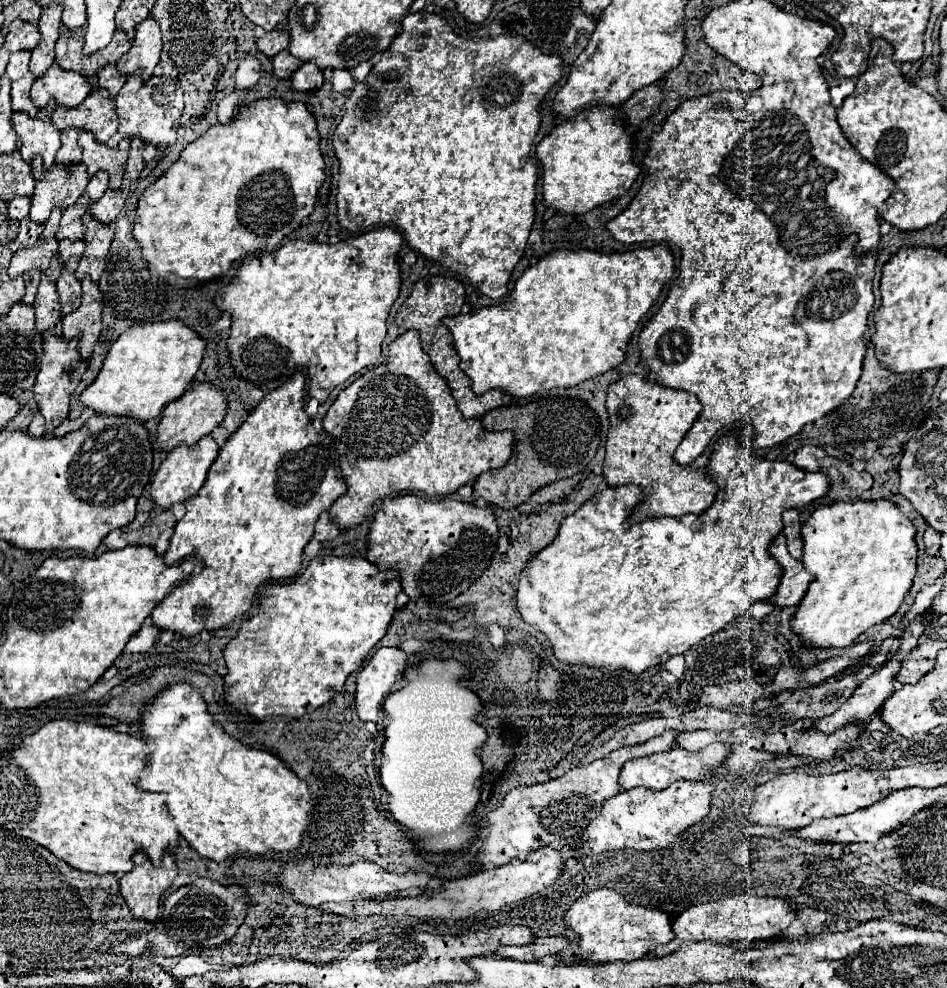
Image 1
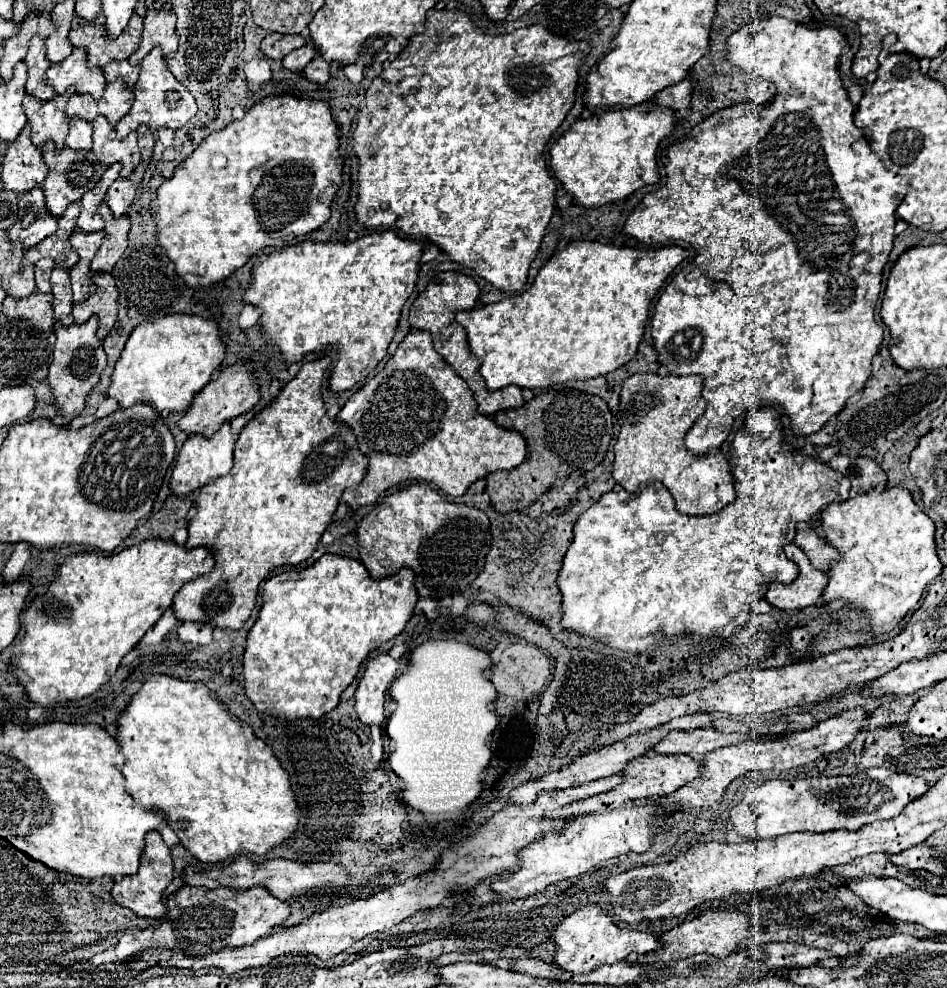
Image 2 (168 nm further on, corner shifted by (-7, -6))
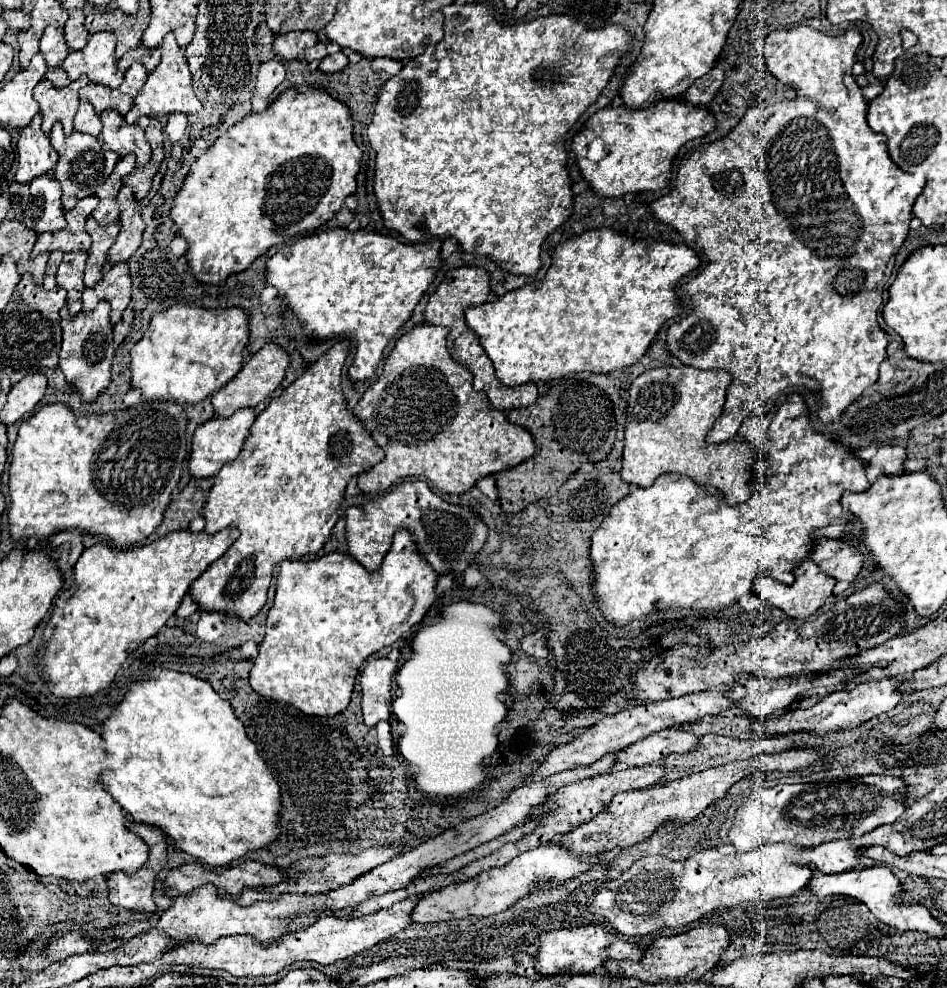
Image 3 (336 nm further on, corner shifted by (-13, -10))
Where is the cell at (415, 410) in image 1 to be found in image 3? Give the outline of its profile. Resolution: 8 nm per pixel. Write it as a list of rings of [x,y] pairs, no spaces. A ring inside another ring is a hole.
[[[420,324],[404,332],[398,338],[396,346],[390,350],[382,376],[374,384],[370,384],[362,400],[356,404],[354,414],[362,418],[366,428],[376,438],[378,446],[382,446],[382,450],[386,452],[386,458],[380,464],[370,468],[370,472],[366,470],[360,474],[358,488],[362,492],[382,494],[406,478],[426,478],[440,492],[464,494],[480,478],[518,466],[536,452],[530,432],[522,426],[508,422],[504,412],[490,408],[484,392],[474,390],[472,372],[450,358],[446,334],[446,326],[430,324]]]

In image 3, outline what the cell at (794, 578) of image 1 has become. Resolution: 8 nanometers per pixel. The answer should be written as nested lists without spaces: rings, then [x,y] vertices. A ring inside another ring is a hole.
[[[804,560],[798,570],[796,570],[796,582],[792,586],[786,586],[786,584],[780,584],[776,582],[774,578],[770,576],[758,576],[754,580],[754,592],[770,602],[772,606],[784,610],[790,618],[808,618],[812,616],[818,608],[824,606],[824,602],[832,596],[832,588],[834,588],[836,580],[830,578],[828,574],[822,574],[822,570],[818,570],[818,566],[812,562],[812,560]]]

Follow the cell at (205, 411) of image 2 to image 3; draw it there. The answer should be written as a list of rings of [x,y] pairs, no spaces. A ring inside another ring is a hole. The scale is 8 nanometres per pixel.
[[[266,344],[264,348],[260,348],[254,356],[250,356],[244,362],[244,366],[236,374],[236,378],[232,378],[226,386],[222,386],[218,392],[214,392],[210,396],[216,414],[218,416],[230,416],[230,414],[234,414],[240,408],[246,408],[246,406],[254,408],[256,404],[260,404],[262,400],[268,398],[268,394],[272,394],[282,384],[288,366],[290,366],[290,356],[288,356],[288,352],[282,346]]]

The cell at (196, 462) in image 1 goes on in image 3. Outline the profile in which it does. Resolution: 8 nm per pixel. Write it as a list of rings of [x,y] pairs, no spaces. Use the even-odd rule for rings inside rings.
[[[242,408],[242,410],[236,410],[228,418],[214,416],[208,422],[200,424],[194,432],[194,438],[192,438],[192,454],[190,454],[190,460],[188,460],[190,474],[194,478],[210,478],[210,476],[216,476],[218,470],[224,464],[236,460],[236,456],[244,448],[244,440],[248,438],[250,426],[252,426],[254,420],[256,420],[254,408]]]

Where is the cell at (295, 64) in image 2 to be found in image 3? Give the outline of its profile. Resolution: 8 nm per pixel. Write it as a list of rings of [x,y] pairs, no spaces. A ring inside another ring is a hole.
[[[318,42],[316,46],[312,46],[312,48],[306,48],[306,52],[302,54],[302,58],[304,58],[306,62],[312,62],[312,60],[322,60],[326,54],[328,54],[328,52],[326,52],[326,44]]]

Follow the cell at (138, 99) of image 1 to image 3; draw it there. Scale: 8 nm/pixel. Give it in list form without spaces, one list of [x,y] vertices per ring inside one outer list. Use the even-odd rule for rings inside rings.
[[[172,32],[164,36],[162,42],[162,60],[160,64],[148,74],[146,84],[142,86],[140,94],[134,98],[134,106],[126,114],[126,122],[136,122],[140,116],[160,116],[160,114],[172,114],[172,112],[184,112],[184,114],[194,114],[202,108],[198,102],[194,88],[192,88],[192,76],[188,70],[188,62],[184,58],[184,50],[178,46],[176,38]]]

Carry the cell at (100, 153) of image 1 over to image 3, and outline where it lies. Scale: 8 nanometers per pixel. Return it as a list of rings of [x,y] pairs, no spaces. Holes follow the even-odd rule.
[[[106,110],[100,114],[104,128],[98,136],[102,150],[112,150],[120,156],[136,154],[136,166],[144,166],[150,160],[150,144],[140,124],[128,124],[118,110]]]

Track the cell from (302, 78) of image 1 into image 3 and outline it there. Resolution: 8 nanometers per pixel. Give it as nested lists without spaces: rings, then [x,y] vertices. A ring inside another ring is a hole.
[[[336,52],[336,54],[332,54],[332,56],[322,58],[320,70],[322,70],[322,72],[340,72],[340,70],[346,68],[346,64],[348,64],[346,54],[344,54],[344,52]]]

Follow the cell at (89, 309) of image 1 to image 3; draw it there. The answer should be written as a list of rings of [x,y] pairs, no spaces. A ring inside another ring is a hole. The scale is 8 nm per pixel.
[[[128,262],[110,264],[104,268],[102,280],[84,290],[84,312],[90,312],[100,300],[108,300],[112,304],[110,322],[116,324],[122,318],[122,312],[126,310],[132,296],[132,280],[128,272]]]

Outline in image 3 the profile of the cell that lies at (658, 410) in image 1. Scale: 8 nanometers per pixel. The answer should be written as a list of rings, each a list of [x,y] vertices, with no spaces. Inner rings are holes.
[[[664,366],[640,374],[630,388],[626,408],[626,446],[622,478],[628,484],[652,486],[660,474],[686,474],[702,486],[714,486],[724,494],[724,500],[734,506],[750,498],[746,480],[738,484],[740,466],[750,468],[760,452],[752,442],[706,444],[706,436],[722,414],[726,388],[732,378],[726,370],[700,370],[694,366]]]

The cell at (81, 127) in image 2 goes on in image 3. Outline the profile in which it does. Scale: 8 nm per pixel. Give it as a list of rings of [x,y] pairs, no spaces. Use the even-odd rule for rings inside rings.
[[[80,102],[80,108],[74,116],[74,130],[84,132],[84,134],[92,134],[92,136],[100,134],[102,120],[100,120],[98,112],[94,110],[94,106],[90,106],[90,102]]]

